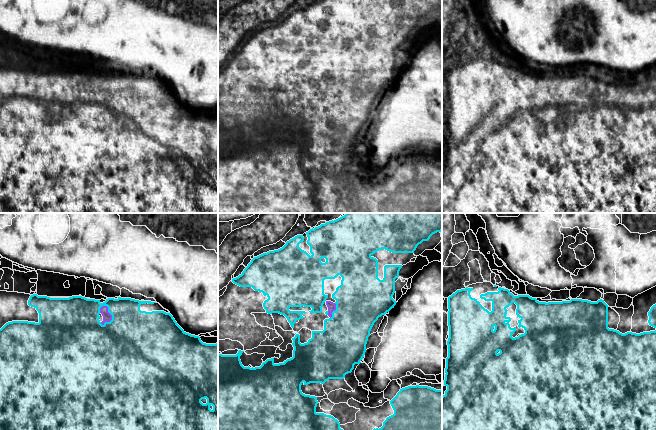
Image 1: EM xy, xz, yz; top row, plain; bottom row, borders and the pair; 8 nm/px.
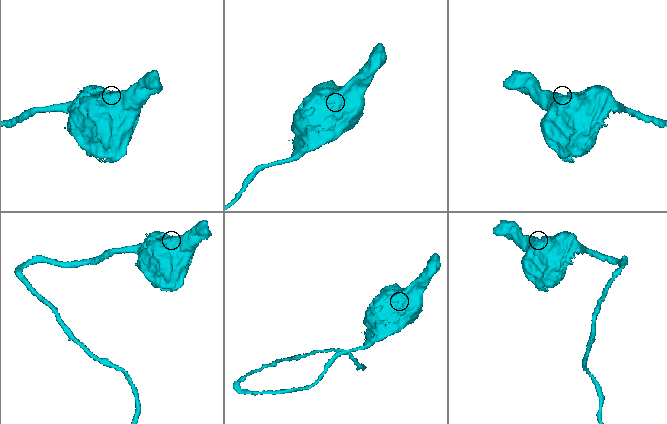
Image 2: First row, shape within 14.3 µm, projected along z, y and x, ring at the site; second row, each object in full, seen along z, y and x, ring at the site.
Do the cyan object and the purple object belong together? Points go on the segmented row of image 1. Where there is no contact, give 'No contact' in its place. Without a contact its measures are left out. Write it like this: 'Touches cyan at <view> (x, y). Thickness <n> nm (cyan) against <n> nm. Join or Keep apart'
Touches cyan at xy (112, 317). Thickness 480 nm (cyan) against 80 nm. Join

